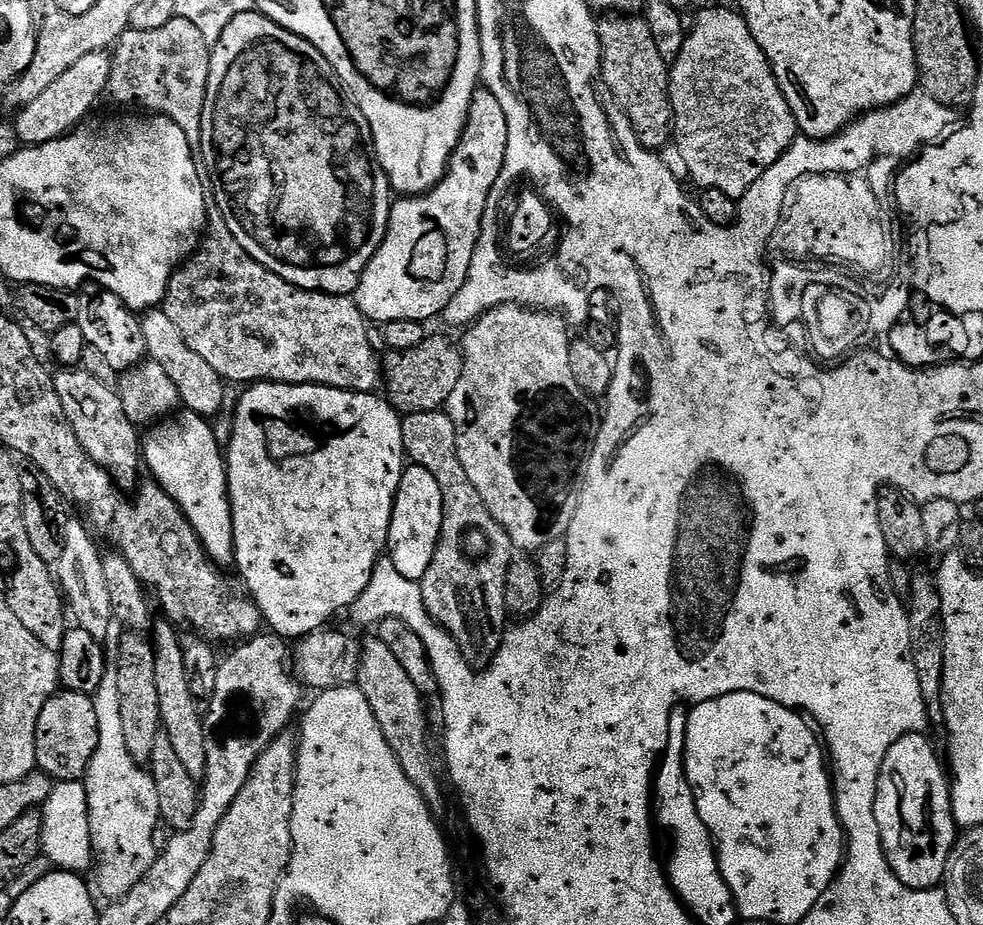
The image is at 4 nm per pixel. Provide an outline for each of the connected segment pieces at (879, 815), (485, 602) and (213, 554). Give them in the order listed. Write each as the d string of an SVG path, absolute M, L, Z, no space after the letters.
M918 738L900 741L886 754L886 758L882 760L874 802L876 828L880 832L880 845L884 847L888 868L896 876L897 882L912 894L928 892L939 886L958 835L956 819L952 817L952 793L945 765L944 768L940 765L939 758L926 743L916 739Z
M418 415L409 419L403 425L403 429L405 457L415 467L426 470L434 476L434 482L438 482L438 490L442 490L442 502L444 503L442 530L438 538L434 562L430 562L430 570L419 585L420 598L424 601L424 606L430 606L429 616L438 614L438 618L442 618L442 623L439 625L450 637L459 655L464 657L472 669L483 670L495 659L496 651L500 648L506 631L504 588L507 586L510 567L510 560L508 560L510 541L508 535L501 530L500 525L486 510L486 506L480 500L480 495L470 486L462 470L462 462L458 458L456 431L448 421L447 415Z
M188 418L185 424L163 423L155 427L149 436L142 440L142 460L152 471L151 479L159 484L161 490L176 503L180 513L188 520L189 526L196 532L205 555L213 565L221 569L233 567L236 559L234 550L234 530L232 529L232 504L228 501L228 469L222 444L216 441L216 436L207 428L205 421L200 418Z

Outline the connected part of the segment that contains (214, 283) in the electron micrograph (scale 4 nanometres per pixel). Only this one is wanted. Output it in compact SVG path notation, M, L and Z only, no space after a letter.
M212 244L208 249L197 251L183 267L173 271L162 305L162 311L182 336L182 342L198 354L210 370L217 372L221 381L229 385L317 384L320 388L337 388L340 392L372 392L381 387L382 372L376 369L376 352L364 329L366 320L355 307L349 306L345 312L303 308L283 283L264 274L255 276L253 269L225 244Z

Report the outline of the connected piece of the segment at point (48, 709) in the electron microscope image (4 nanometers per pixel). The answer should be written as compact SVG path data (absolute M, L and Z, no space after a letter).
M58 694L48 700L35 728L37 771L47 775L55 783L79 783L87 775L97 744L97 714L91 697Z

